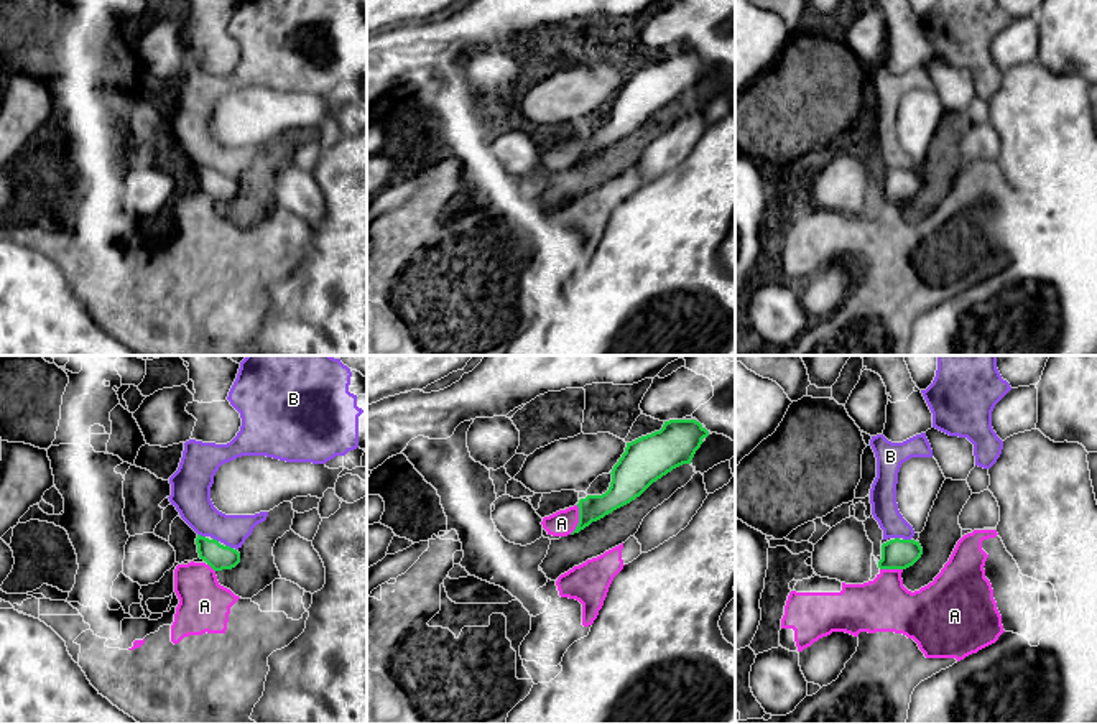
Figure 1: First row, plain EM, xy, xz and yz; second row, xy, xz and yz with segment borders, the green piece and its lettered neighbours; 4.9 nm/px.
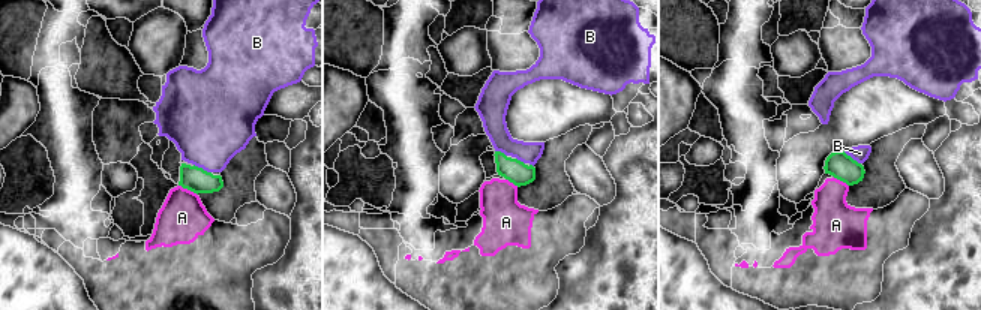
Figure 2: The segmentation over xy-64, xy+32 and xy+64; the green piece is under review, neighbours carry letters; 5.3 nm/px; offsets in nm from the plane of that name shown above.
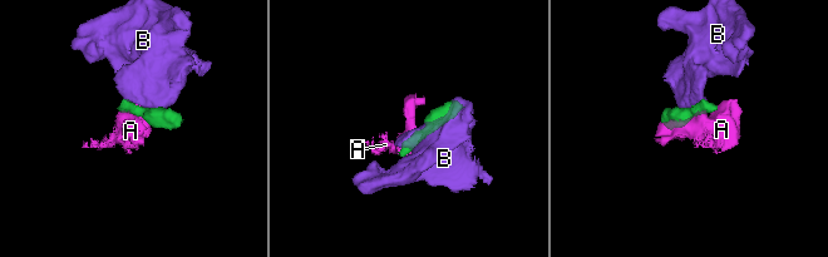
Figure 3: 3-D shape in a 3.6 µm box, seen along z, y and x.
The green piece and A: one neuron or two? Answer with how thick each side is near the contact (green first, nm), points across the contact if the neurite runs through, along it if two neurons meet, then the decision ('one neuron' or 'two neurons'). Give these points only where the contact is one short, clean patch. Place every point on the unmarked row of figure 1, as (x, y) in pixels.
130/130 nm | along xz (578, 137), (578, 157), (569, 165) | two neurons

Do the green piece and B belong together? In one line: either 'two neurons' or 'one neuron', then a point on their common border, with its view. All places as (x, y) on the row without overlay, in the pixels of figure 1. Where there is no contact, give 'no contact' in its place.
two neurons; contact xy (199, 167)

